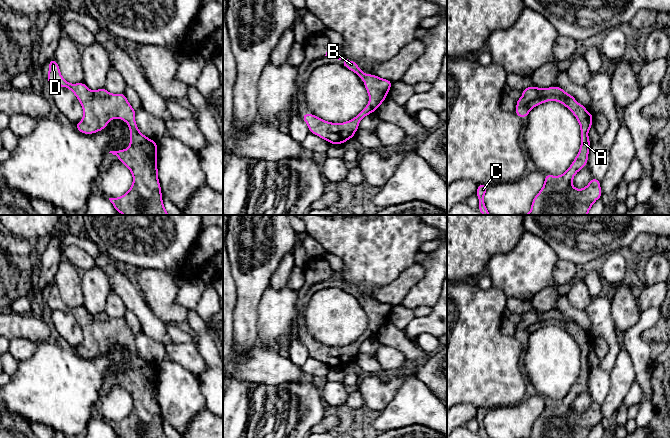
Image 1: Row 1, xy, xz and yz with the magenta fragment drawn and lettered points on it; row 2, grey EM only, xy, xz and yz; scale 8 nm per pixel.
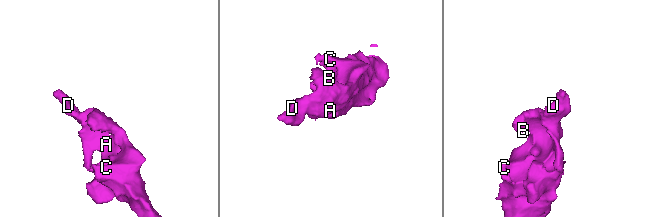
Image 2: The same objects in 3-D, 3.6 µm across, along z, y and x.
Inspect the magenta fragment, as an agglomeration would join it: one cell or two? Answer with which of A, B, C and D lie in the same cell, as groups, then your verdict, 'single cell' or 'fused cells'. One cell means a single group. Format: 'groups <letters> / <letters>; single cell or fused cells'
groups A B C D; single cell

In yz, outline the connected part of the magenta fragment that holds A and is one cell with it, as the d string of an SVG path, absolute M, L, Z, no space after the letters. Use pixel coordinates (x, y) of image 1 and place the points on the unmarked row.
M530 310L523 313L522 316L522 321L516 324L517 331L515 333L516 339L521 343L528 341L530 334L542 327L547 325L557 325L562 327L573 337L580 348L581 354L581 370L578 379L563 399L552 400L550 398L545 398L544 409L540 416L534 421L529 438L588 438L594 426L602 421L600 404L592 402L589 408L583 413L575 413L572 409L572 404L575 398L584 392L588 386L588 378L591 368L588 362L588 356L592 351L593 338L588 336L582 328L577 327L572 319L565 316L559 310L544 313Z

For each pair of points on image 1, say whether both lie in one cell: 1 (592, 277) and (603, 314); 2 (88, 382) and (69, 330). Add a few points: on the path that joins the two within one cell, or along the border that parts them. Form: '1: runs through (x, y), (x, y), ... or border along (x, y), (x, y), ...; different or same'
1: border along (598, 295), (592, 298); different
2: border along (64, 342), (73, 348); different

